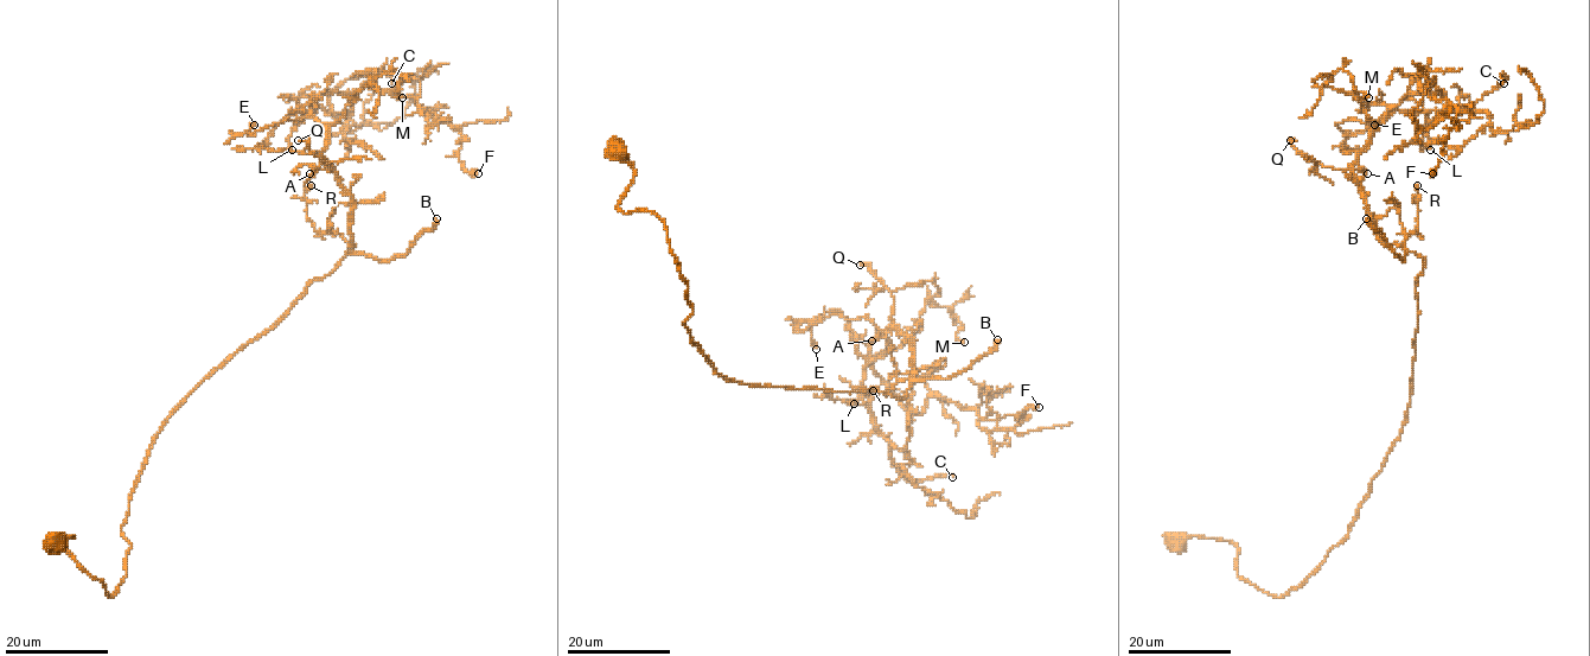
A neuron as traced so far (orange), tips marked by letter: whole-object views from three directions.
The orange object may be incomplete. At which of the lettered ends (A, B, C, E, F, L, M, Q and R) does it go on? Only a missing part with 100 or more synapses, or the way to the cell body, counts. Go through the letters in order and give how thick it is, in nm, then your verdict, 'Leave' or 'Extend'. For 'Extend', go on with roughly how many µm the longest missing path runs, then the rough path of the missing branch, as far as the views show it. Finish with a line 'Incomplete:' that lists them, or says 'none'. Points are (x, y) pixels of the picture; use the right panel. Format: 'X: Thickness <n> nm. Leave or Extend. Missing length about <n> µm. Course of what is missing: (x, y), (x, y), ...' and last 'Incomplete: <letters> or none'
A: Thickness 480 nm. Leave
B: Thickness 460 nm. Extend. Missing length about 50 µm. Course of what is missing: (1366, 218), (1355, 142), (1375, 138), (1379, 125), (1404, 103), (1415, 81), (1423, 97)
C: Thickness 120 nm. Leave
E: Thickness 440 nm. Leave
F: Thickness 600 nm. Leave
L: Thickness 550 nm. Leave
M: Thickness 180 nm. Leave
Q: Thickness 170 nm. Leave
R: Thickness 360 nm. Leave
Incomplete: B

